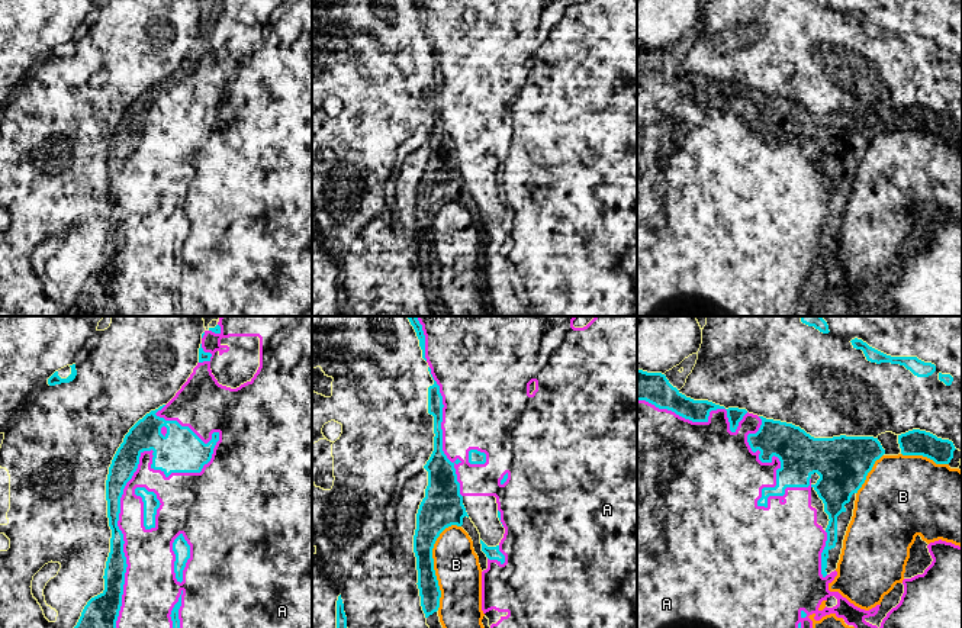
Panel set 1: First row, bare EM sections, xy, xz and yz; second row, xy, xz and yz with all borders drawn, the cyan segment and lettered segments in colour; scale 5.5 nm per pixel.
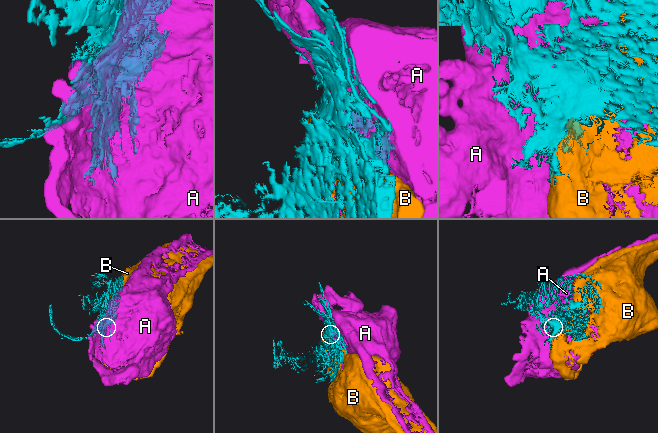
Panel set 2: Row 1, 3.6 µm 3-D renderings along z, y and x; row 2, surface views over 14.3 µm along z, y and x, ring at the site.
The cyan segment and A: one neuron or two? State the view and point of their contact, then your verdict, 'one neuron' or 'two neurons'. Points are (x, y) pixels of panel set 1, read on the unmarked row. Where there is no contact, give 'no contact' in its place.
contact xy (140, 131); two neurons

